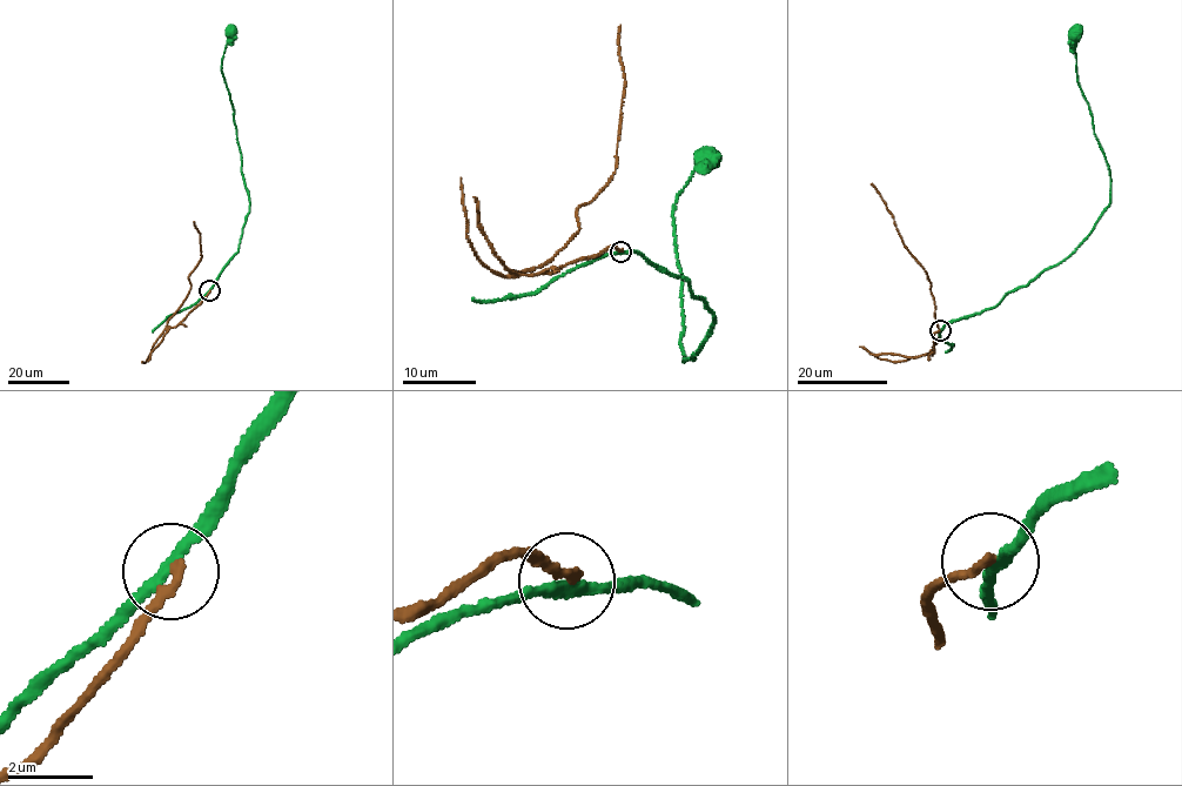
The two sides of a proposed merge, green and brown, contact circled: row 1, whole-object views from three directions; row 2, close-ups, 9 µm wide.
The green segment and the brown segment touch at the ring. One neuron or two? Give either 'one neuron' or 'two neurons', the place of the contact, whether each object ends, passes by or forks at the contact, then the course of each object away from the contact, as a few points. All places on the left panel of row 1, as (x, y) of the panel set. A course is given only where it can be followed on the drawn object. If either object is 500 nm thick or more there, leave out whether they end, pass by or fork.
two neurons; at (209, 290); green passes by; brown ends there; green runs (209, 290), (237, 250), (248, 213), (234, 108), (221, 68), (227, 40), (232, 33); brown runs (209, 290), (181, 321), (167, 326), (186, 297), (189, 274), (201, 256), (194, 221)

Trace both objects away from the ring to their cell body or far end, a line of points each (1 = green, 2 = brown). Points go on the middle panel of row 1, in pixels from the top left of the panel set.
1: (620, 252), (687, 281), (712, 314), (694, 360), (683, 361), (673, 209), (694, 168), (710, 161)
2: (620, 252), (608, 247), (546, 273), (511, 271), (564, 246), (578, 230), (578, 205), (615, 169), (620, 25)

